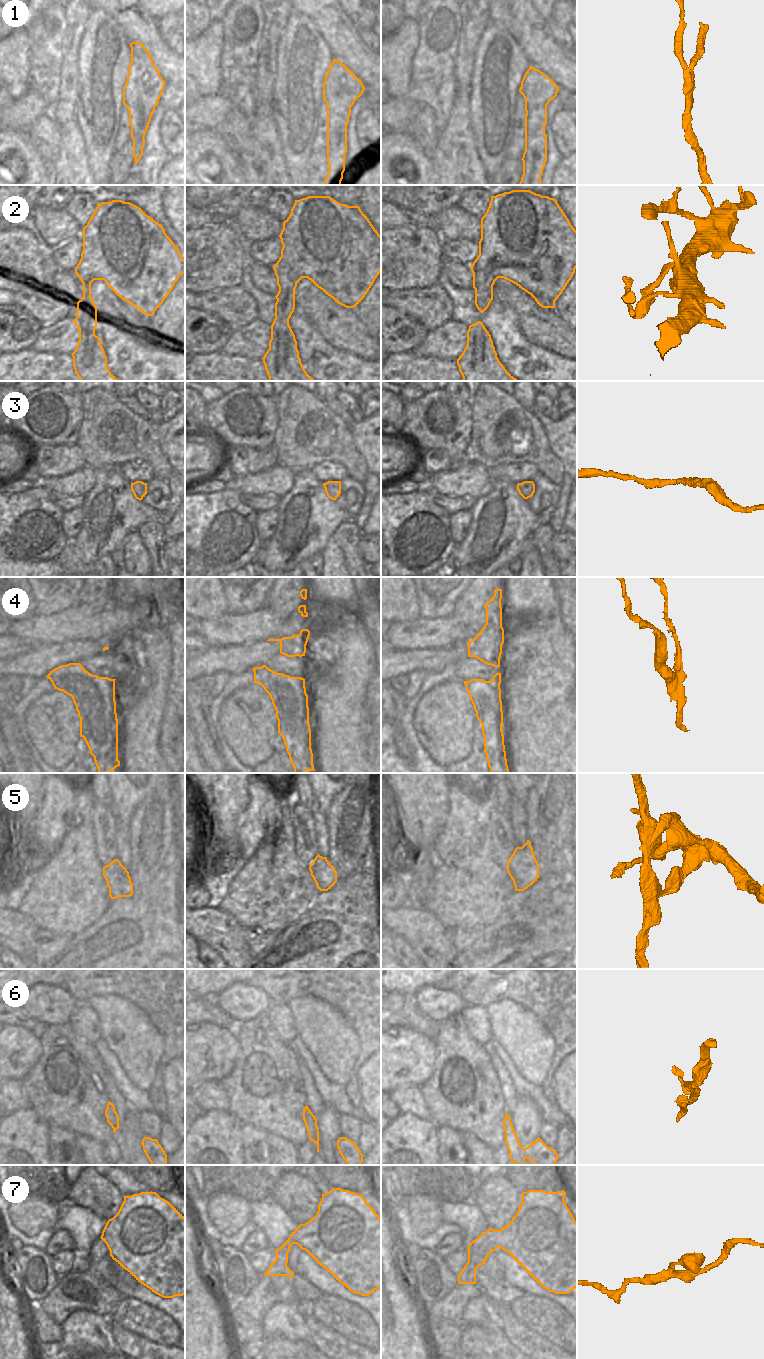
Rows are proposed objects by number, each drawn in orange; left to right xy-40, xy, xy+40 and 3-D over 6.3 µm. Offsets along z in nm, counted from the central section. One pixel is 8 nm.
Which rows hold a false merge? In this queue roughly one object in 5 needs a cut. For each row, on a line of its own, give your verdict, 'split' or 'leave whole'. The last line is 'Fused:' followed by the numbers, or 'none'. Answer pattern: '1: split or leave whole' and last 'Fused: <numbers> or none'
1: split
2: leave whole
3: leave whole
4: split
5: split
6: leave whole
7: leave whole
Fused: 1, 4, 5

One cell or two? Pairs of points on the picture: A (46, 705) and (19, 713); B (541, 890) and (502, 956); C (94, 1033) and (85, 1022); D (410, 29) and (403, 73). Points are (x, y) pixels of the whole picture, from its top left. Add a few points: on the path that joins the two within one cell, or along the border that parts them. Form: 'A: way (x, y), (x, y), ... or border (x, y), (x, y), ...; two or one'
A: border (42, 695), (26, 710), (24, 725), (27, 734); two
B: way (525, 907), (507, 925), (501, 927), (501, 939); one
C: way (91, 1030), (86, 1025); one
D: way (405, 40), (403, 42), (403, 62); one

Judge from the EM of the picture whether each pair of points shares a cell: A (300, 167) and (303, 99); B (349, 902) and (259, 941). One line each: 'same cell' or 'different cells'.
A: same cell
B: same cell

